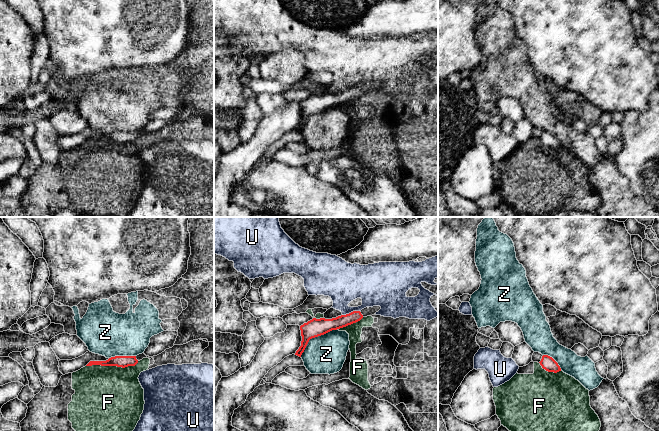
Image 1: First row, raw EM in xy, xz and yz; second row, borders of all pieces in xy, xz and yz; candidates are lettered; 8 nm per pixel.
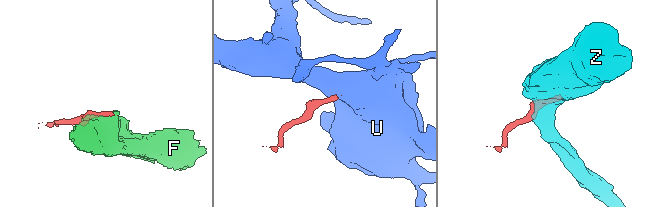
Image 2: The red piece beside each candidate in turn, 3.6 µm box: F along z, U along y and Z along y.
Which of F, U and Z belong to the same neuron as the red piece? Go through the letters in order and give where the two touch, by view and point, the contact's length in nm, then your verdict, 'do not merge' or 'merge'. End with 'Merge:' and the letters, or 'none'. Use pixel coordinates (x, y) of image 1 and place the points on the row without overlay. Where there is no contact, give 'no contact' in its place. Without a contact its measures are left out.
F: xy (112, 141) | 420 nm | do not merge
U: xz (351, 88) | 150 nm | do not merge
Z: xz (314, 113) | 360 nm | do not merge
Merge: none

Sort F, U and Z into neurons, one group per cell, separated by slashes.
F / U / Z

